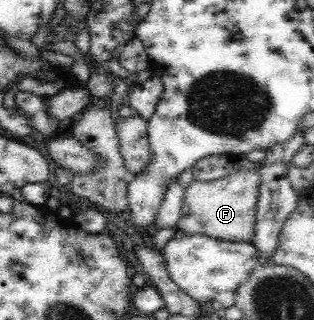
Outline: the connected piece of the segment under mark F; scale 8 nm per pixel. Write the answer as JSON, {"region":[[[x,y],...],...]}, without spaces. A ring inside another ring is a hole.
{"region":[[[254,163],[253,169],[231,172],[218,180],[200,182],[193,180],[183,192],[181,218],[177,223],[177,230],[186,233],[202,233],[216,239],[231,243],[252,243],[255,236],[256,210],[260,194],[260,168],[262,163]]]}

